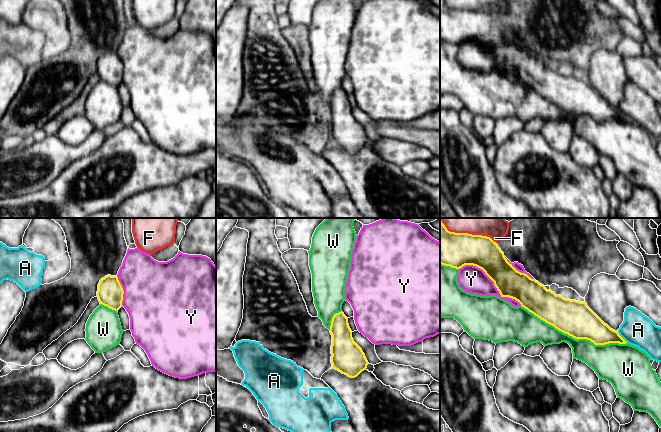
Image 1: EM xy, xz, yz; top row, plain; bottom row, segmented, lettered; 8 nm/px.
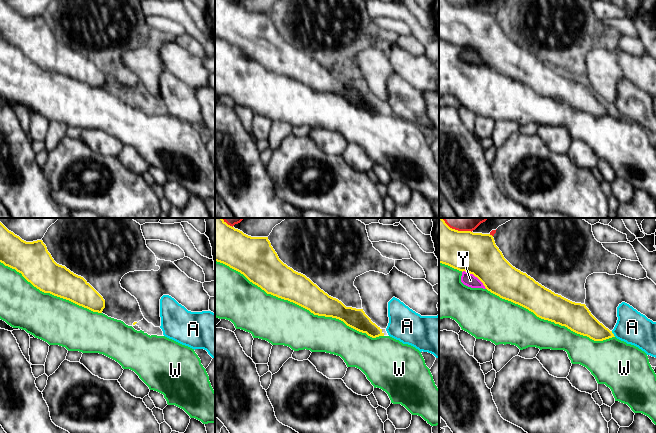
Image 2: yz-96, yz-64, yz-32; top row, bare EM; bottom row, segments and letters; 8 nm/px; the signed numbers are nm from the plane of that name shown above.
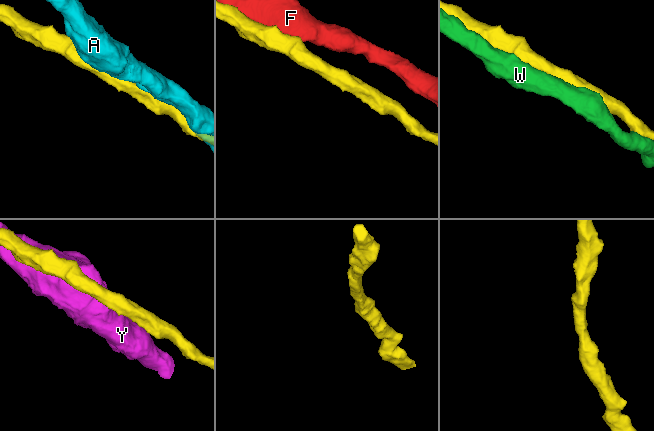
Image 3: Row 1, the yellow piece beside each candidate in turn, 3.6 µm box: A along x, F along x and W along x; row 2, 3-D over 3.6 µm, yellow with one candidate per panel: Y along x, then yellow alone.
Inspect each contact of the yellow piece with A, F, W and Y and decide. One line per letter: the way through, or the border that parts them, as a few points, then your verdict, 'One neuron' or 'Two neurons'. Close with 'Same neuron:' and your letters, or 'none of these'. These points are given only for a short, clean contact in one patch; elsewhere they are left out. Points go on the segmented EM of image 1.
A: Two neurons
F: Two neurons
W: One neuron
Y: Two neurons
Same neuron: W

